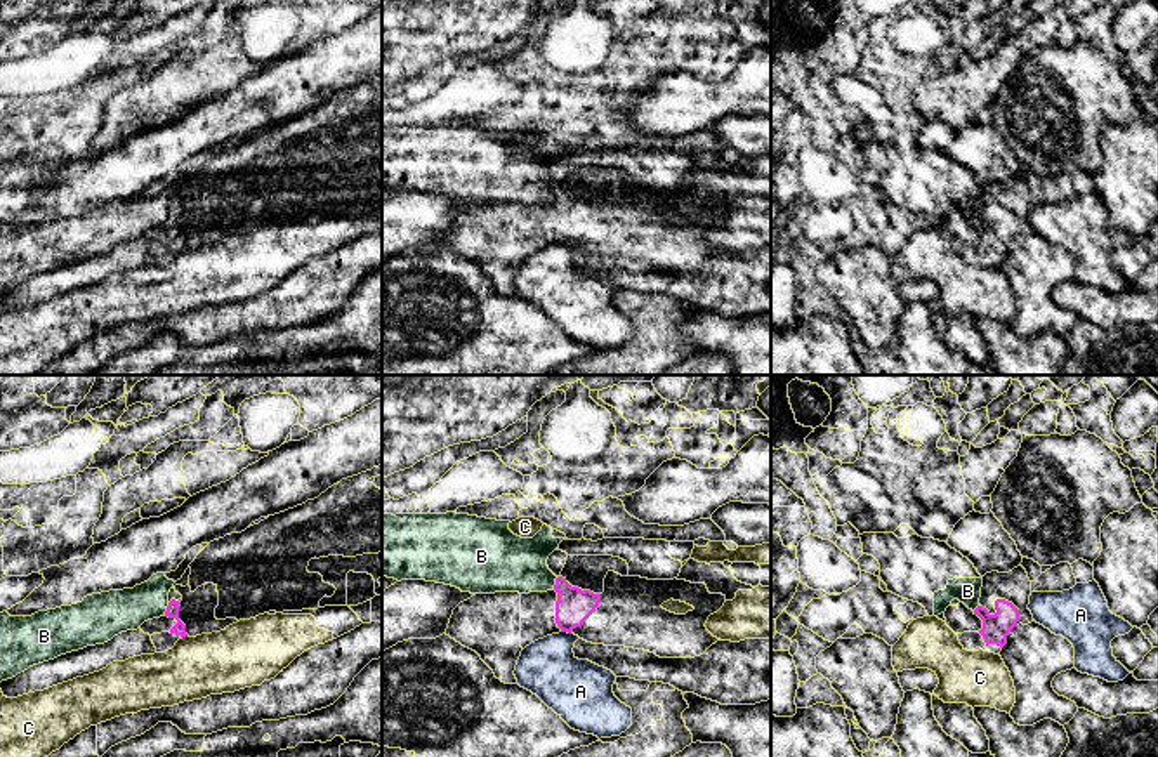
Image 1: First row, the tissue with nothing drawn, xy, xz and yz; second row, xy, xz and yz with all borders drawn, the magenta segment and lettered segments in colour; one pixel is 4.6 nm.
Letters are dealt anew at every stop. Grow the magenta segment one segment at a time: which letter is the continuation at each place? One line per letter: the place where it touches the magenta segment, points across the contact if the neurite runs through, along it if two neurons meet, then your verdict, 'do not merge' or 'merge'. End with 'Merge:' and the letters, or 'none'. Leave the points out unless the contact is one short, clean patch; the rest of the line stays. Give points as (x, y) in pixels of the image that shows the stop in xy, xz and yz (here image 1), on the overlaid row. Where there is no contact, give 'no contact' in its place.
A: meets magenta in xz at (566, 631); border along xz (561, 631), (570, 634); do not merge
B: meets magenta in xy at (167, 610); border along xy (169, 603), (164, 615); do not merge
C: meets magenta in xy at (184, 636); border along xy (186, 634), (183, 638); do not merge
Merge: none

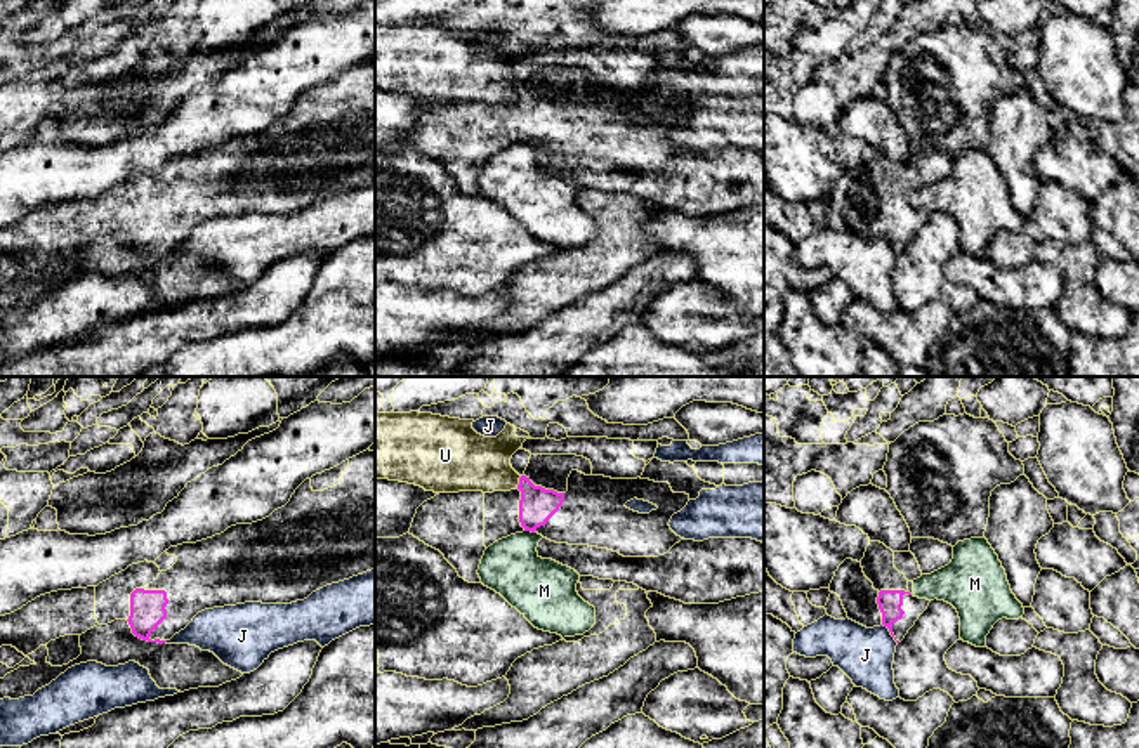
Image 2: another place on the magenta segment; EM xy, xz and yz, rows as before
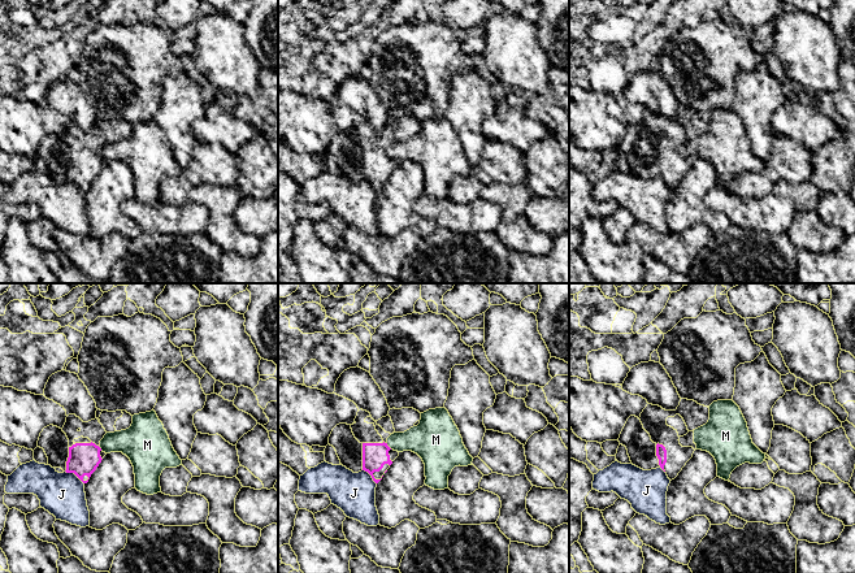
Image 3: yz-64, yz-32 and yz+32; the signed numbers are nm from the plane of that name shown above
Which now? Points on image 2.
J: meets magenta in yz at (891, 634); border along yz (882, 623), (896, 643); do not merge
M: meets magenta in xz at (530, 530); border along xz (525, 530), (533, 533); do not merge
U: meets magenta in xz at (520, 481); border along xz (521, 476), (516, 486); do not merge
Merge: none

